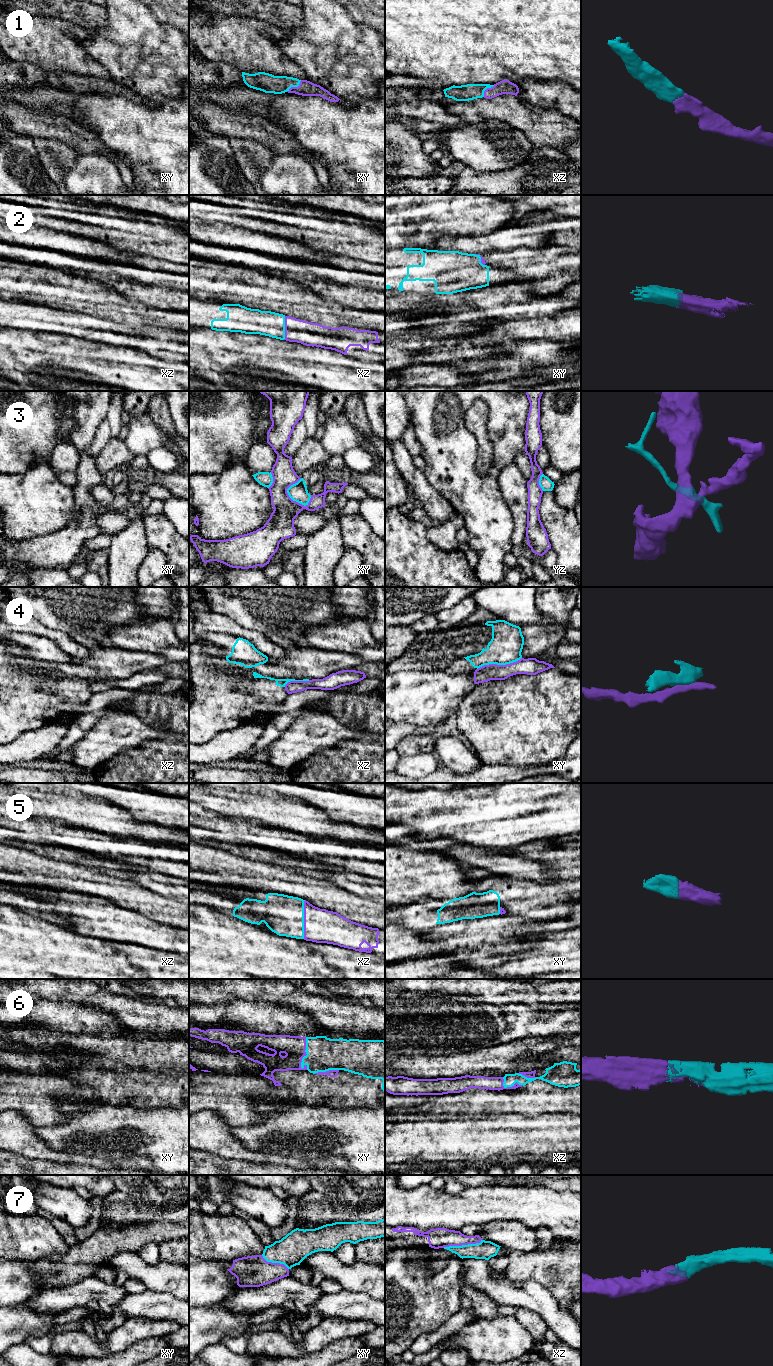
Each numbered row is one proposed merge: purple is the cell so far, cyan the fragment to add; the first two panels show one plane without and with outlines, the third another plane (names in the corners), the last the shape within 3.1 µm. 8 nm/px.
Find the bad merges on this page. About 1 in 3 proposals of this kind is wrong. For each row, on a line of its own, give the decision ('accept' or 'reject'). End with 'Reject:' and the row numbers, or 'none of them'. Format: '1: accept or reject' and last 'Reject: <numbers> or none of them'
1: accept
2: accept
3: reject
4: reject
5: accept
6: accept
7: accept
Reject: 3, 4

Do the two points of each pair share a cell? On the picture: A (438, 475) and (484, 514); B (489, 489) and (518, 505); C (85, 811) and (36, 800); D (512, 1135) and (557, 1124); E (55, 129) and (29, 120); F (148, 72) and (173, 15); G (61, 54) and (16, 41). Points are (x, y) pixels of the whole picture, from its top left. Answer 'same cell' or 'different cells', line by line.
A: same cell
B: different cells
C: same cell
D: same cell
E: same cell
F: different cells
G: same cell

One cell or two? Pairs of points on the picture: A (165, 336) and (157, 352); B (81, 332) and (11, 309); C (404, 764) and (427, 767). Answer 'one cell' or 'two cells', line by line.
A: one cell
B: one cell
C: one cell

